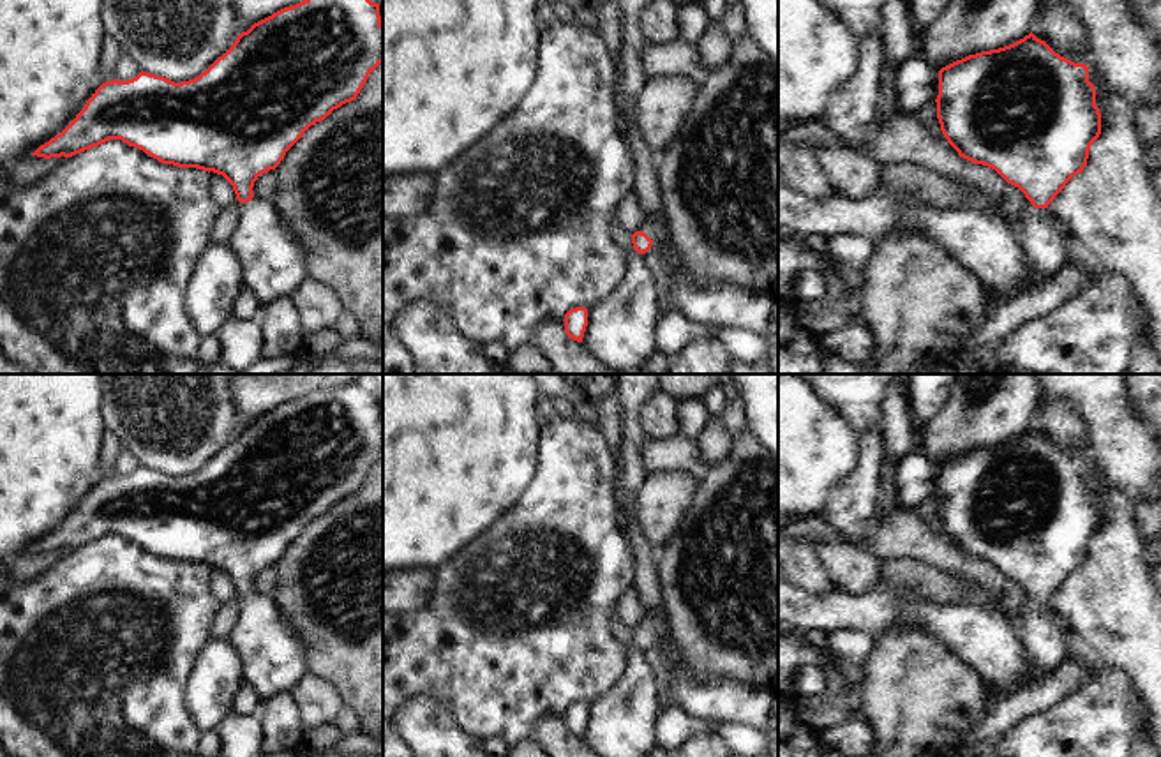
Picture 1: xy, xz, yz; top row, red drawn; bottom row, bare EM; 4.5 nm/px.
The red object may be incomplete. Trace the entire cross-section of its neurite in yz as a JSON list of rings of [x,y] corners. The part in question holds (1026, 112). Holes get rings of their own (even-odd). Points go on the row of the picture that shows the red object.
[[[1032,32],[1023,39],[956,60],[939,71],[937,118],[960,157],[995,169],[1025,198],[1025,212],[1006,219],[1036,281],[1050,281],[1067,268],[1071,235],[1048,205],[1083,171],[1090,145],[1101,134],[1101,113],[1089,67],[1055,53]]]

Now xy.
[[[303,0],[242,32],[233,46],[194,79],[175,83],[164,76],[141,71],[127,81],[113,79],[102,83],[76,118],[32,155],[44,159],[72,157],[109,139],[122,139],[162,164],[222,175],[233,185],[240,206],[240,219],[229,238],[229,247],[240,259],[243,288],[265,307],[273,300],[289,298],[309,277],[309,270],[298,238],[273,203],[252,194],[254,182],[259,175],[275,169],[311,125],[325,120],[342,104],[355,101],[369,74],[381,62],[383,23],[379,4],[371,0]]]

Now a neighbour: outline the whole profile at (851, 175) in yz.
[[[850,148],[813,152],[835,194],[863,201],[880,192],[882,166]]]

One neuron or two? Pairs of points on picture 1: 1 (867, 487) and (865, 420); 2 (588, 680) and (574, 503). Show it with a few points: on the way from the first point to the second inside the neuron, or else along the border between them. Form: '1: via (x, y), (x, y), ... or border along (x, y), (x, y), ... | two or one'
1: via (867, 472), (868, 436) | one
2: via (588, 636), (597, 570), (586, 547) | one

